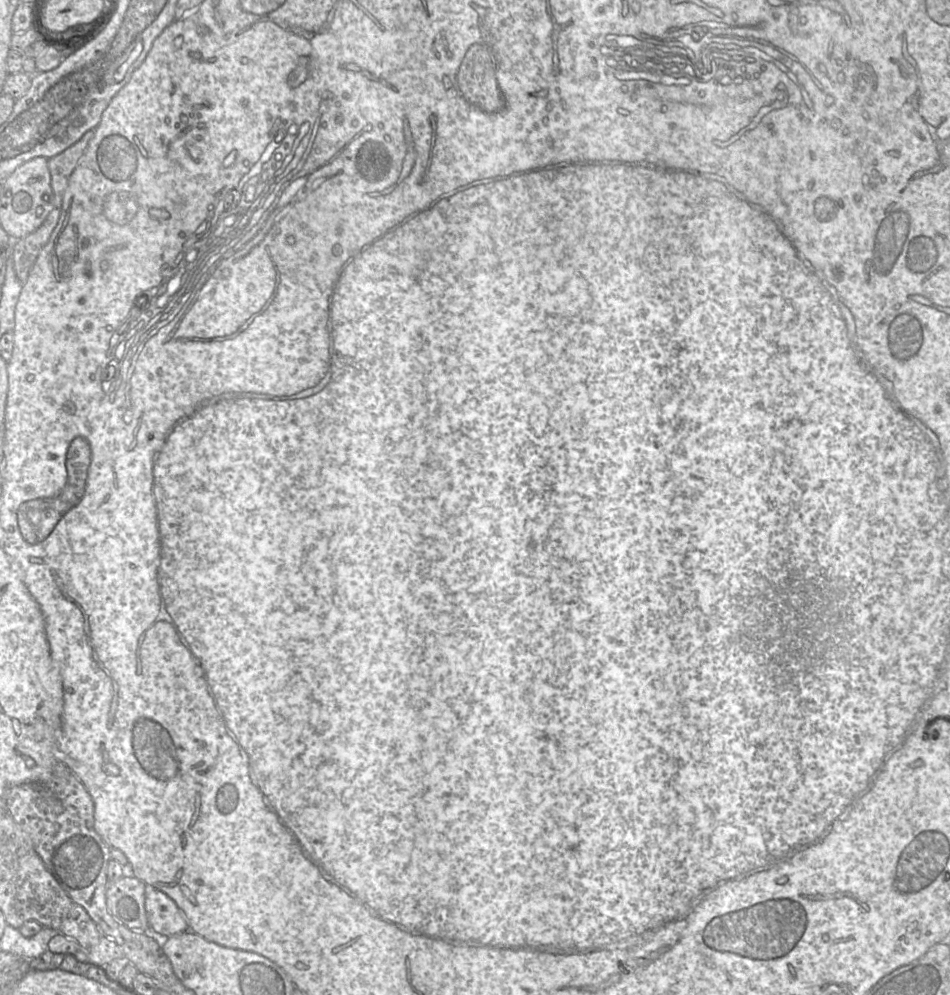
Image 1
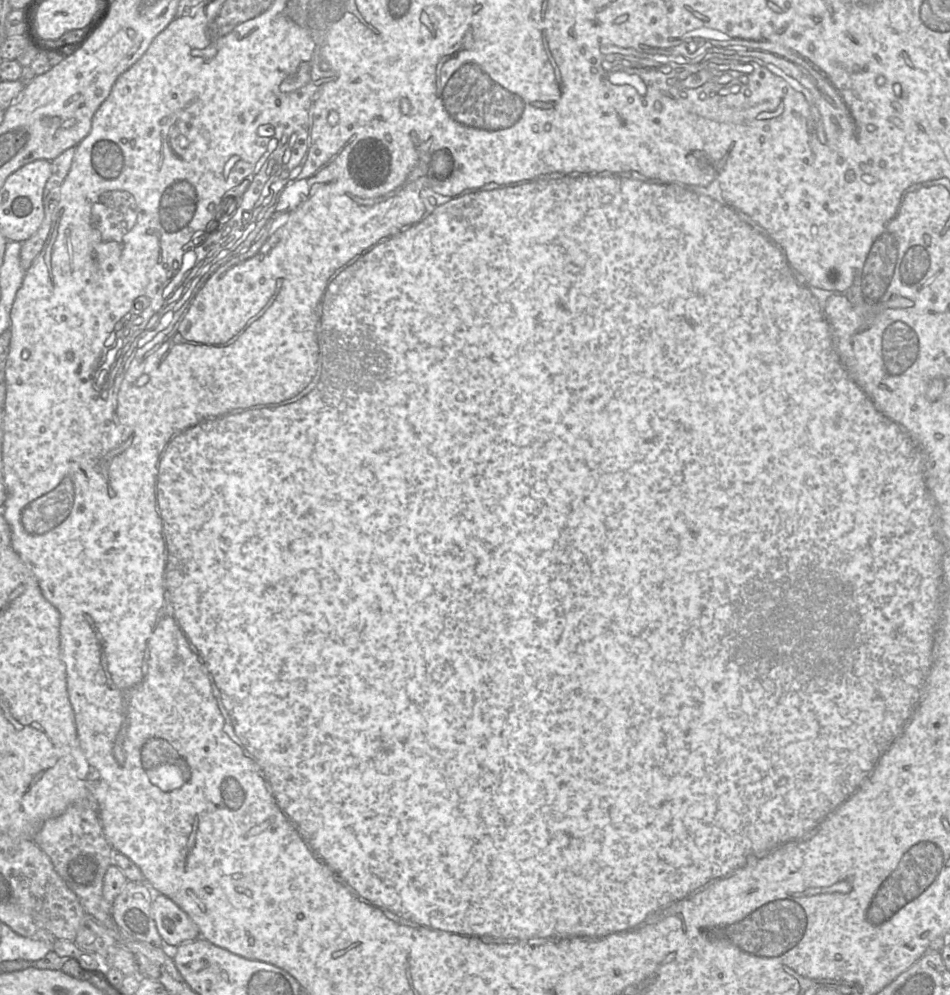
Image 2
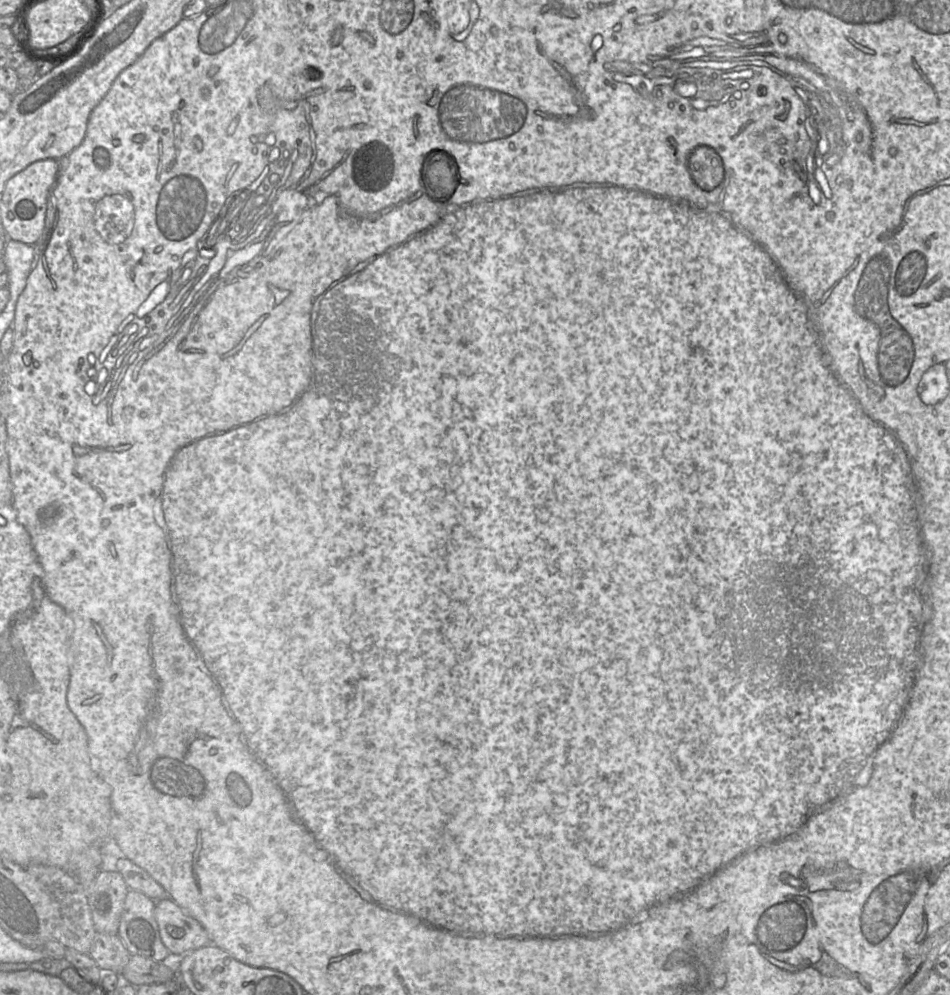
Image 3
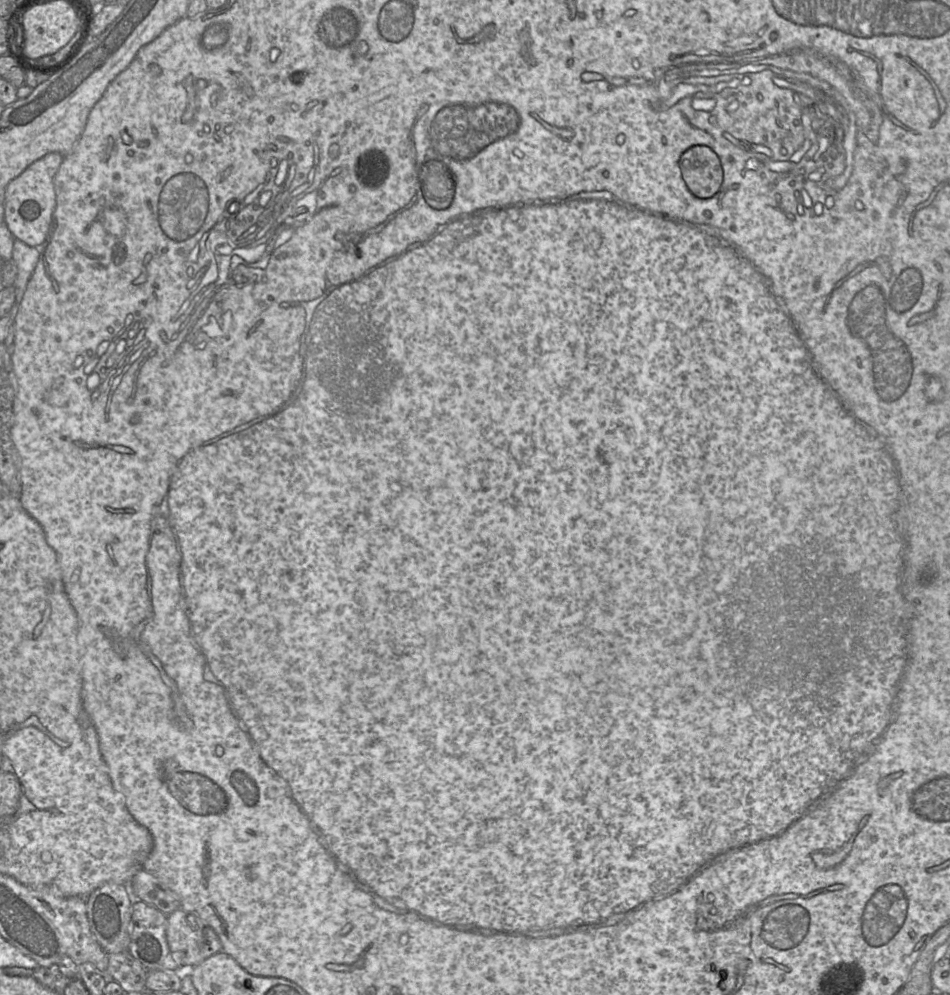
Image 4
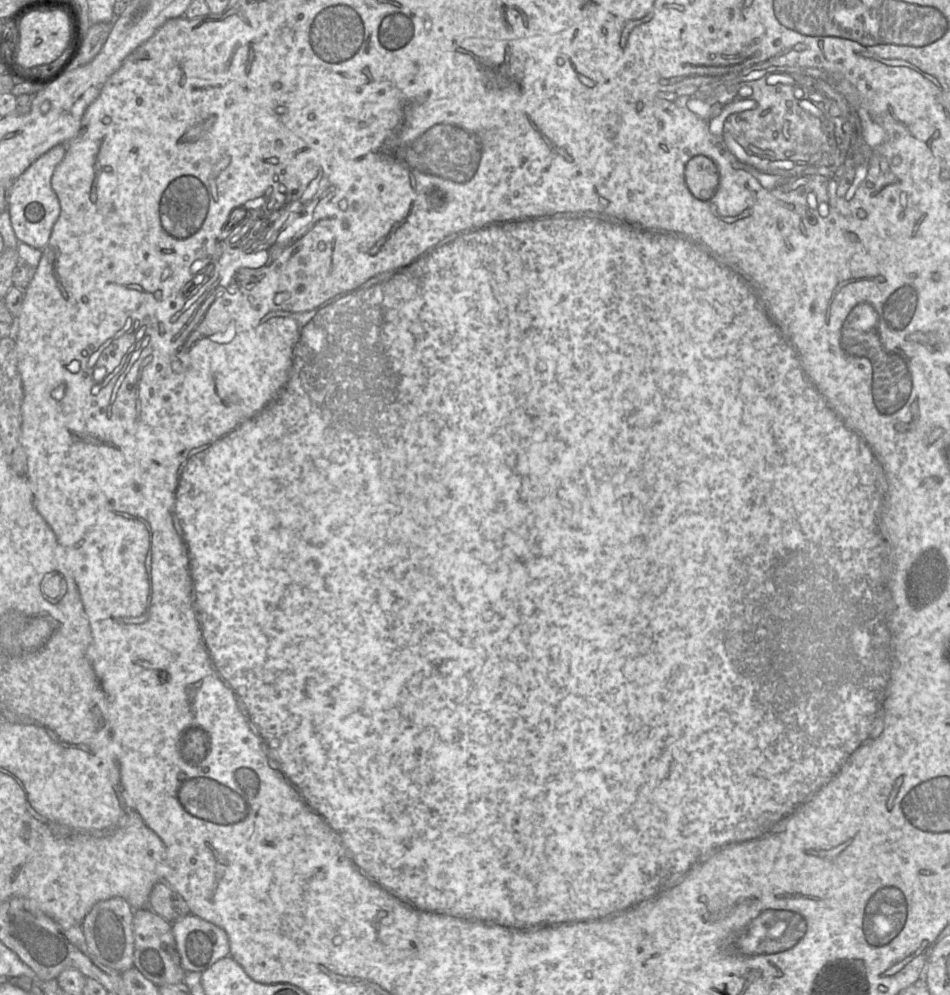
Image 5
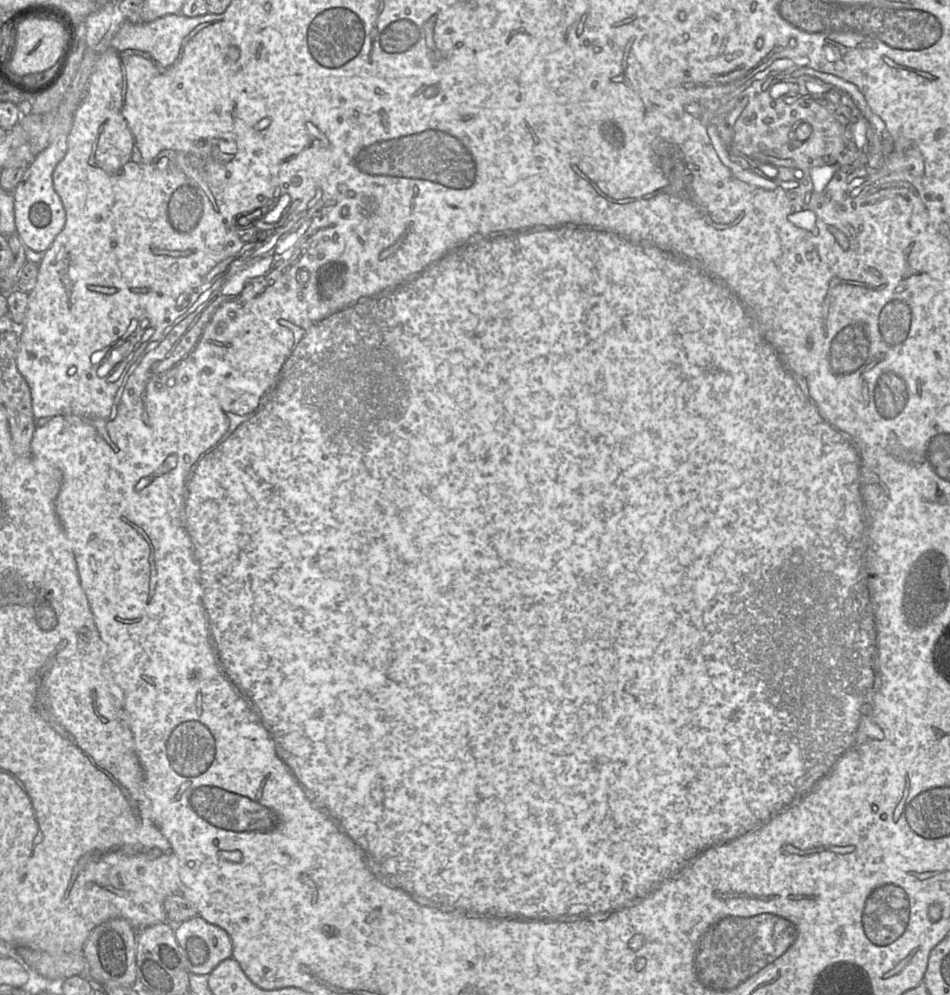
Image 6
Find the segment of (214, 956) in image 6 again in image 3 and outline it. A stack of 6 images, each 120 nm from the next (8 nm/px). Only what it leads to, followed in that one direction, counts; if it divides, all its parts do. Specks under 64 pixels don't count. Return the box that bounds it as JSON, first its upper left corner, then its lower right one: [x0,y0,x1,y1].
[154,897,210,956]

